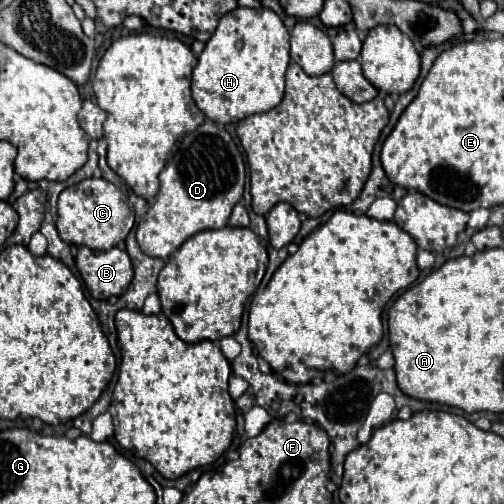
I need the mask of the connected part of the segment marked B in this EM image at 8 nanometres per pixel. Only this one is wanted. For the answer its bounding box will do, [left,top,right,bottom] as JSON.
[75,246,133,300]

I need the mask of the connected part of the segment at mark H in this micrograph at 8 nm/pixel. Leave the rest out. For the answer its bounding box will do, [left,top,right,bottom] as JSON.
[191,8,289,124]

